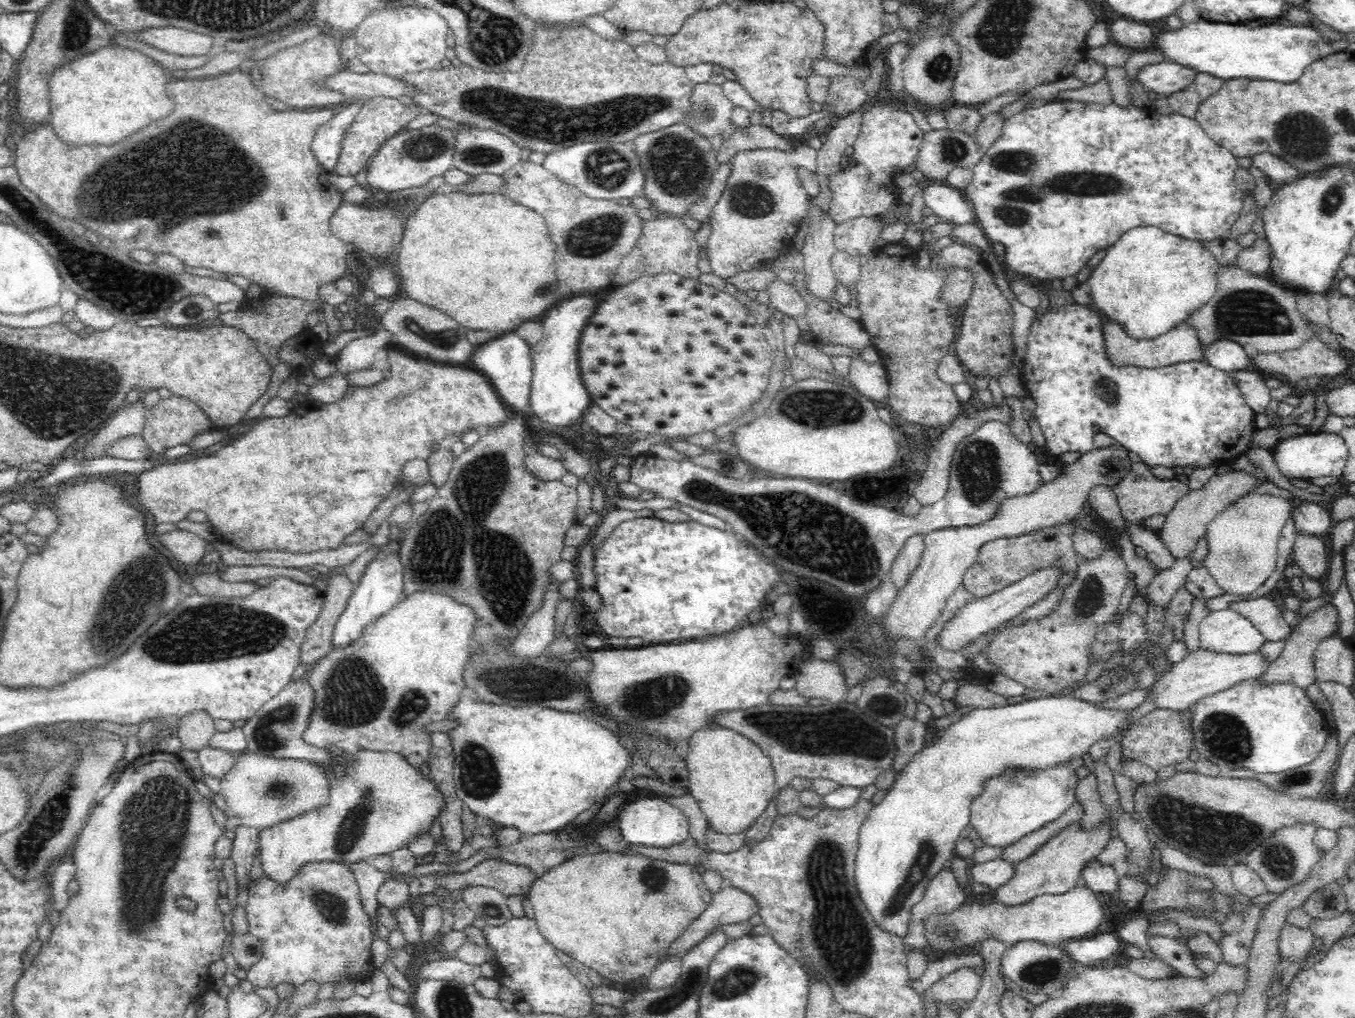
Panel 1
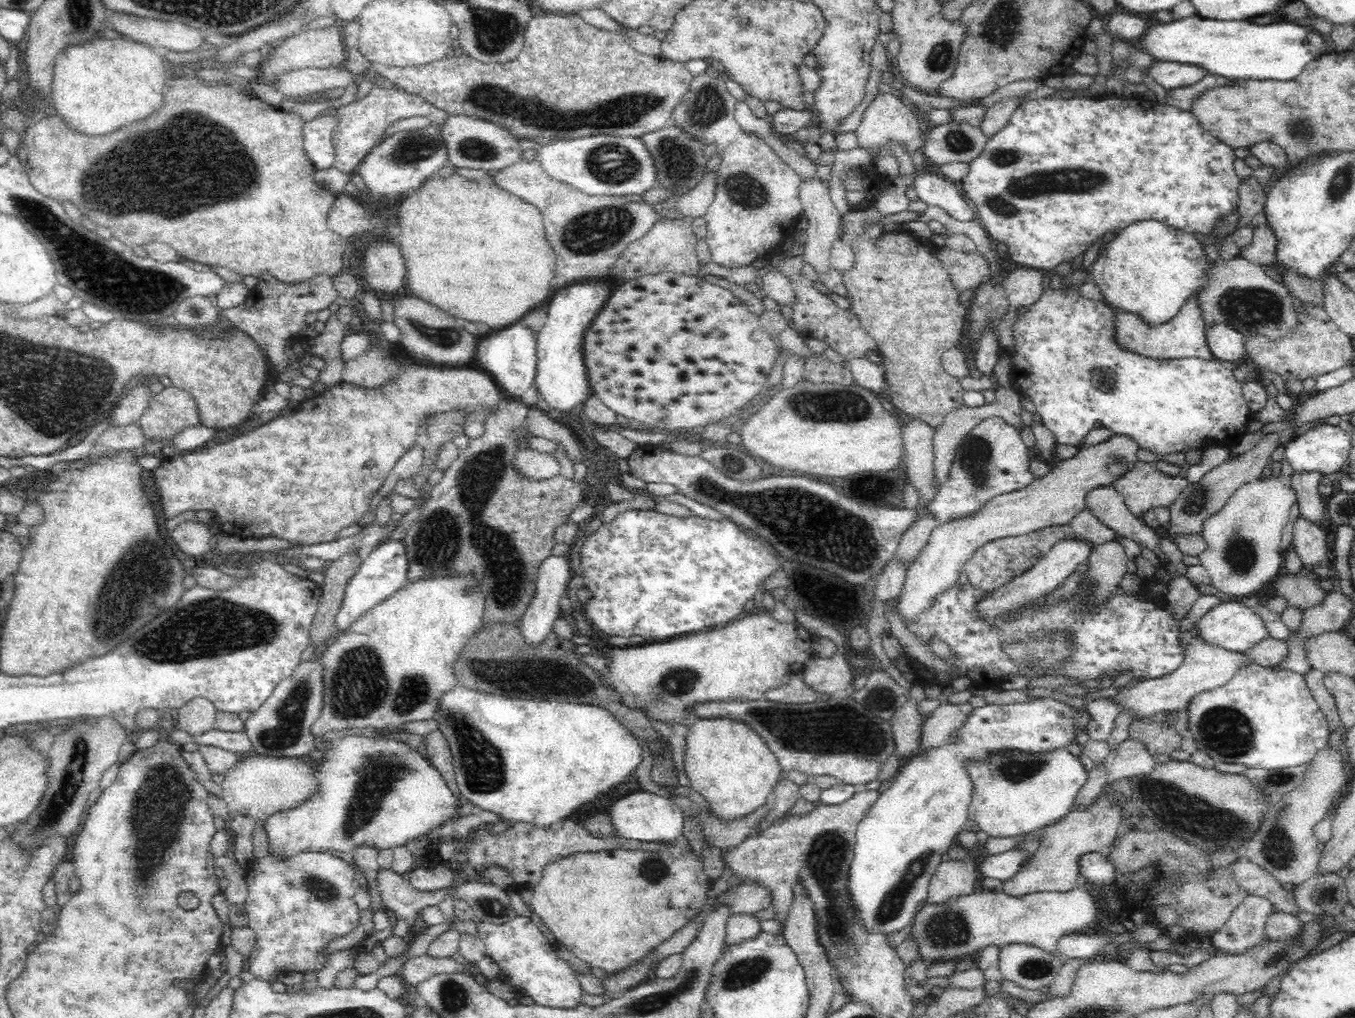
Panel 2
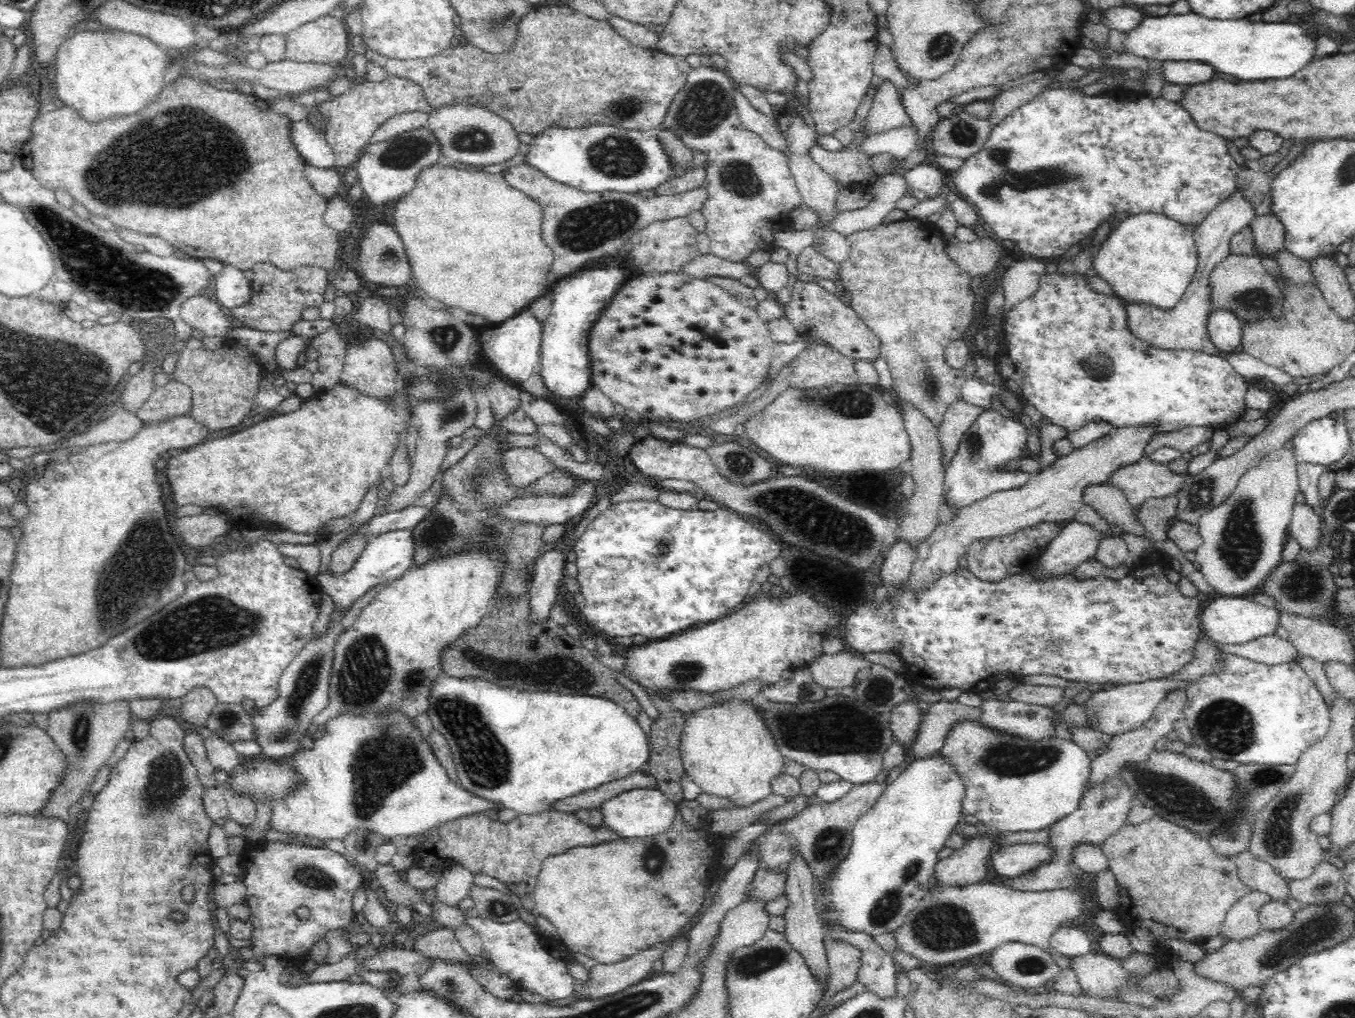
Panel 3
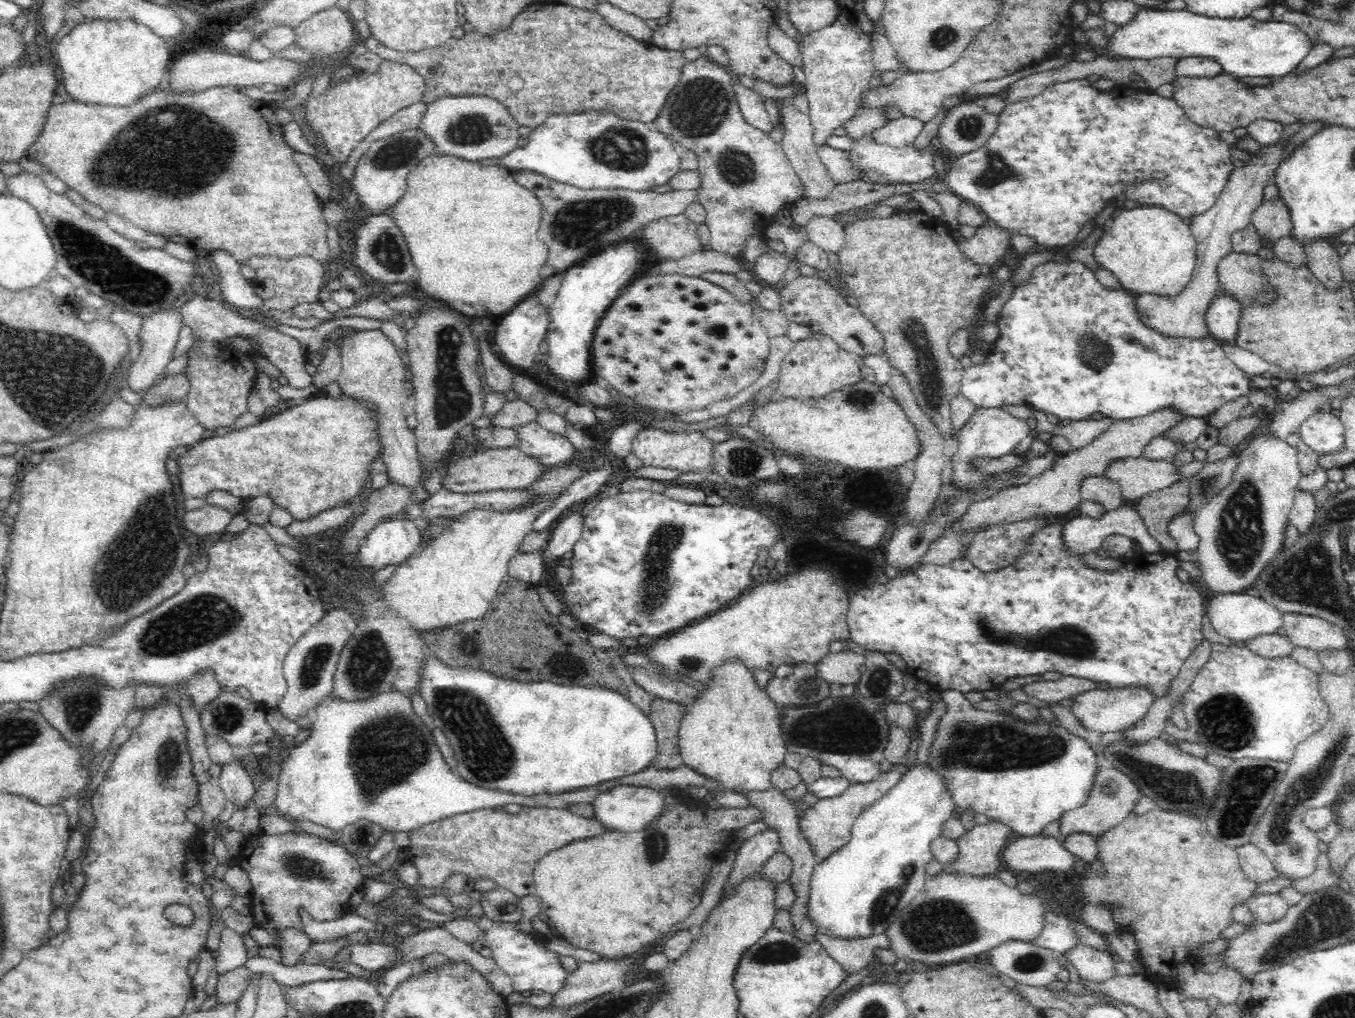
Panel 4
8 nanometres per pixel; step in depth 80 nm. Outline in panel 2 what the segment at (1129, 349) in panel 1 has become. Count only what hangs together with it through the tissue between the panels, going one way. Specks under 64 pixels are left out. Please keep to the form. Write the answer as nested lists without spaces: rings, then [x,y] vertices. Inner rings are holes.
[[[1192,293],[1180,305],[1180,310],[1170,319],[1161,323],[1148,323],[1140,313],[1124,311],[1116,312],[1116,327],[1118,327],[1119,341],[1124,347],[1132,349],[1150,357],[1200,357],[1214,359],[1214,353],[1206,339],[1206,321],[1204,321],[1204,309],[1200,302],[1201,294]]]

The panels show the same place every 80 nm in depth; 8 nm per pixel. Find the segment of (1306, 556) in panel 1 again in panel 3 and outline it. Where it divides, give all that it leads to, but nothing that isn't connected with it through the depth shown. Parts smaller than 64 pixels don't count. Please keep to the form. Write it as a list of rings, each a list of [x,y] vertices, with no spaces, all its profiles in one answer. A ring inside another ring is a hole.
[[[1306,499],[1294,504],[1289,527],[1291,536],[1296,538],[1301,548],[1316,548],[1322,536],[1321,524],[1320,514],[1312,509],[1312,505]]]

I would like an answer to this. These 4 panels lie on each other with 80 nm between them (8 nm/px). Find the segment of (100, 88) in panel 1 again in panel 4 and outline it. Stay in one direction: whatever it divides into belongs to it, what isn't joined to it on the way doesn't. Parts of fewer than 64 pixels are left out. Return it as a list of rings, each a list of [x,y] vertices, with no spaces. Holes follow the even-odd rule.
[[[86,17],[82,24],[74,26],[56,48],[58,68],[62,71],[64,90],[74,100],[87,104],[108,104],[130,106],[146,94],[153,92],[166,79],[167,68],[171,65],[171,51],[165,46],[165,38],[157,36],[150,25],[140,23],[134,17],[102,19]]]

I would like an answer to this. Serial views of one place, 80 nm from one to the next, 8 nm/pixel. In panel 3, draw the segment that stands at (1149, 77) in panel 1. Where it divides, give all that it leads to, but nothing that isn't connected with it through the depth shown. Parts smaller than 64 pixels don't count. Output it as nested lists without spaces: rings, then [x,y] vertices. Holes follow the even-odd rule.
[[[1198,60],[1166,61],[1165,76],[1168,84],[1202,84],[1210,81],[1217,71],[1214,66]]]

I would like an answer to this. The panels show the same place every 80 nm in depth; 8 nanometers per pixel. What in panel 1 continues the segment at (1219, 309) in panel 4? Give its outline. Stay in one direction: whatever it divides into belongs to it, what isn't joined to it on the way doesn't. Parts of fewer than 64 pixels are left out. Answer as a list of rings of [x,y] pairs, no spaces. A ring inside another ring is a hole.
[[[1216,337],[1204,348],[1204,360],[1229,374],[1234,369],[1245,370],[1249,363],[1249,351],[1236,339]]]

